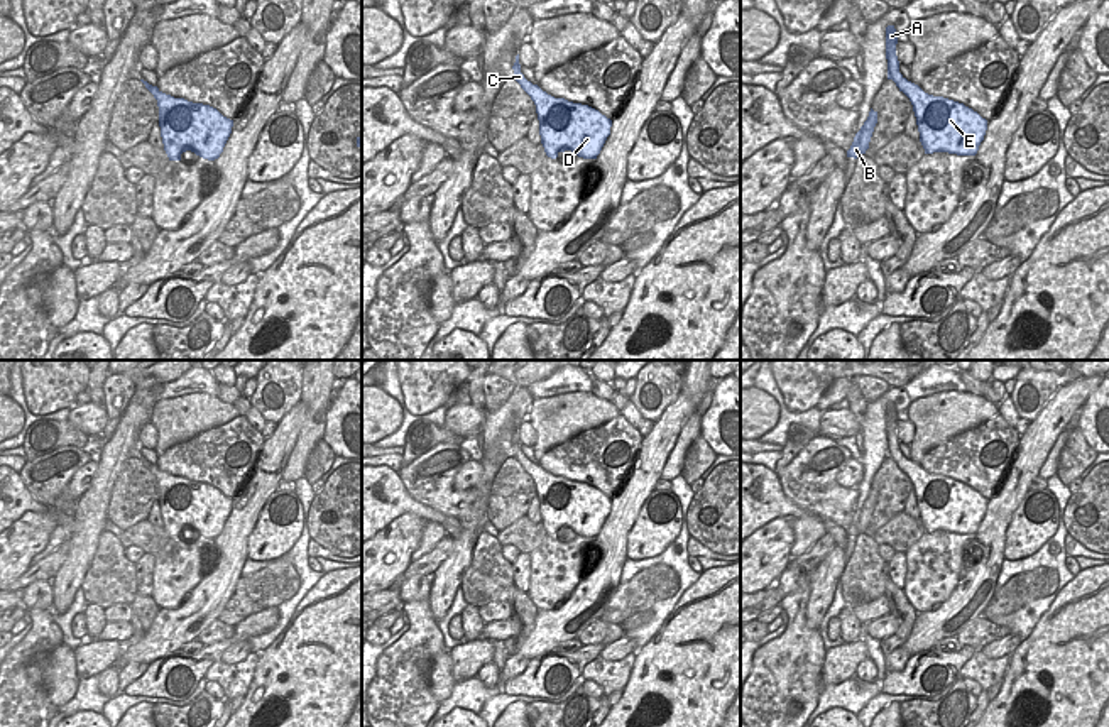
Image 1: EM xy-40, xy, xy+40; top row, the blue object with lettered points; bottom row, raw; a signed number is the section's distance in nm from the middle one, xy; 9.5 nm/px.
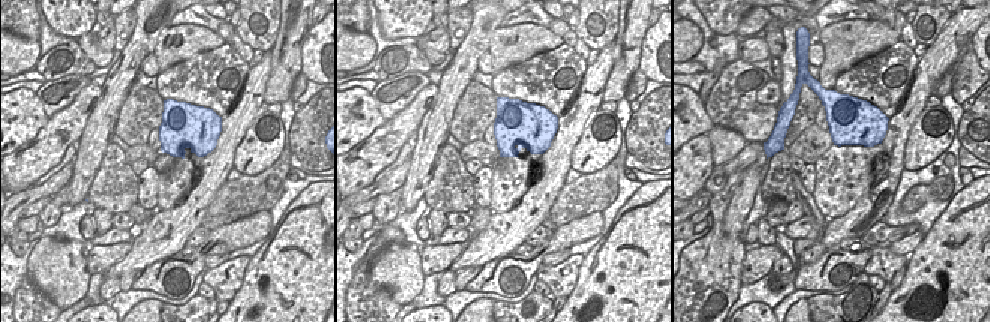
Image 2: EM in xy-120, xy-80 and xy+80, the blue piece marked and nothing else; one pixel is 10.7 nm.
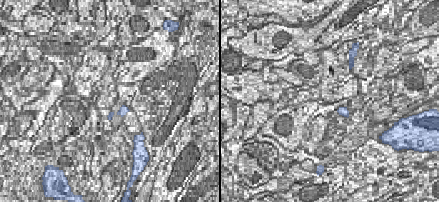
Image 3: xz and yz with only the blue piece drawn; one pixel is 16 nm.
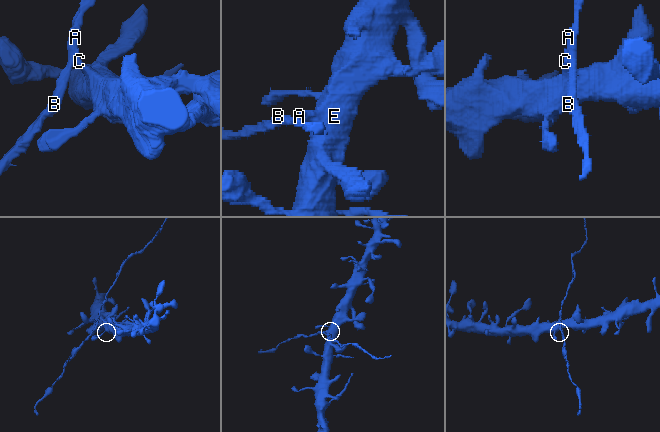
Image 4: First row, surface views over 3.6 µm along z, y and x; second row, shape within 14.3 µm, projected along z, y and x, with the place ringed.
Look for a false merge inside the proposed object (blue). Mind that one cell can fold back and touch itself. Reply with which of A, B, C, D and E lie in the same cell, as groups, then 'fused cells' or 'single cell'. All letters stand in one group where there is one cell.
A B C / D E; fused cells

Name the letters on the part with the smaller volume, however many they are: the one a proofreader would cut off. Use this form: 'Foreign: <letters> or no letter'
Foreign: A, B, C

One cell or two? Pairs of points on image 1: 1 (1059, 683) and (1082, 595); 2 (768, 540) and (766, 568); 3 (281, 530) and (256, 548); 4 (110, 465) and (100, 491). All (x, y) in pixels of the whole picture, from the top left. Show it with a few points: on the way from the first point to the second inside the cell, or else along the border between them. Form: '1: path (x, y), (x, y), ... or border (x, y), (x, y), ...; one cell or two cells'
1: path (1081, 661), (1082, 617); one cell
2: path (768, 546), (768, 562); one cell
3: path (274, 535), (262, 543); one cell
4: path (107, 472), (102, 484); one cell

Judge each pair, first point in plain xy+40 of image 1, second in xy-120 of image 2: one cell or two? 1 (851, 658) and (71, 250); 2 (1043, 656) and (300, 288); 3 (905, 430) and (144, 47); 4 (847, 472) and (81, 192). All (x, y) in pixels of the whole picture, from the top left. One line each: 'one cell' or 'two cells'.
1: two cells
2: one cell
3: two cells
4: two cells

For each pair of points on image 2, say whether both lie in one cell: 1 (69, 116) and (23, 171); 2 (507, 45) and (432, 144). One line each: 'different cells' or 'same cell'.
1: same cell
2: different cells

